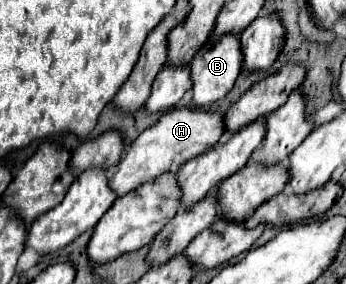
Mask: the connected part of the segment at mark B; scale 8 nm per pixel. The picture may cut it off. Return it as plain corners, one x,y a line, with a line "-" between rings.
235,35
221,37
219,41
215,41
211,45
207,43
205,47
201,47
199,53
195,53
193,61
189,63
189,73
191,73
191,83
193,83
191,85
193,105
205,107
205,105
211,105
211,103
223,99
233,89
233,83
241,73
241,61
243,61
243,55
241,55
241,47
239,47
239,39

